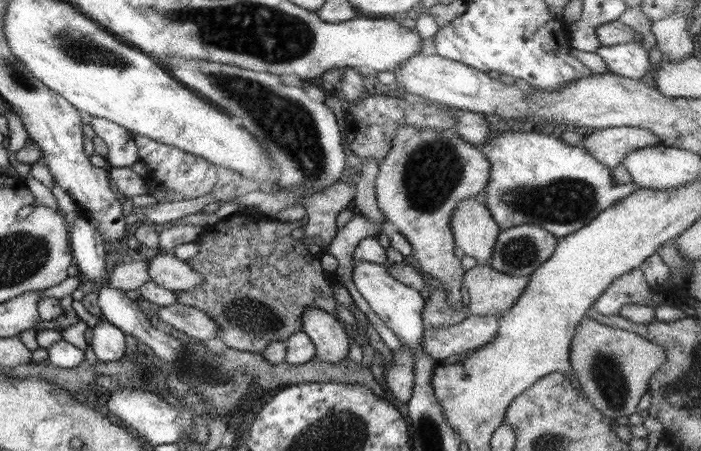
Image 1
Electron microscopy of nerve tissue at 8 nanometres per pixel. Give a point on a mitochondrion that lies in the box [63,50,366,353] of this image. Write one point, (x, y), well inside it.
(284, 122)

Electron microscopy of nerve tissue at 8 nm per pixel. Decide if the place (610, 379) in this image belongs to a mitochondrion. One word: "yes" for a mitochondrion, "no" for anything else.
yes

